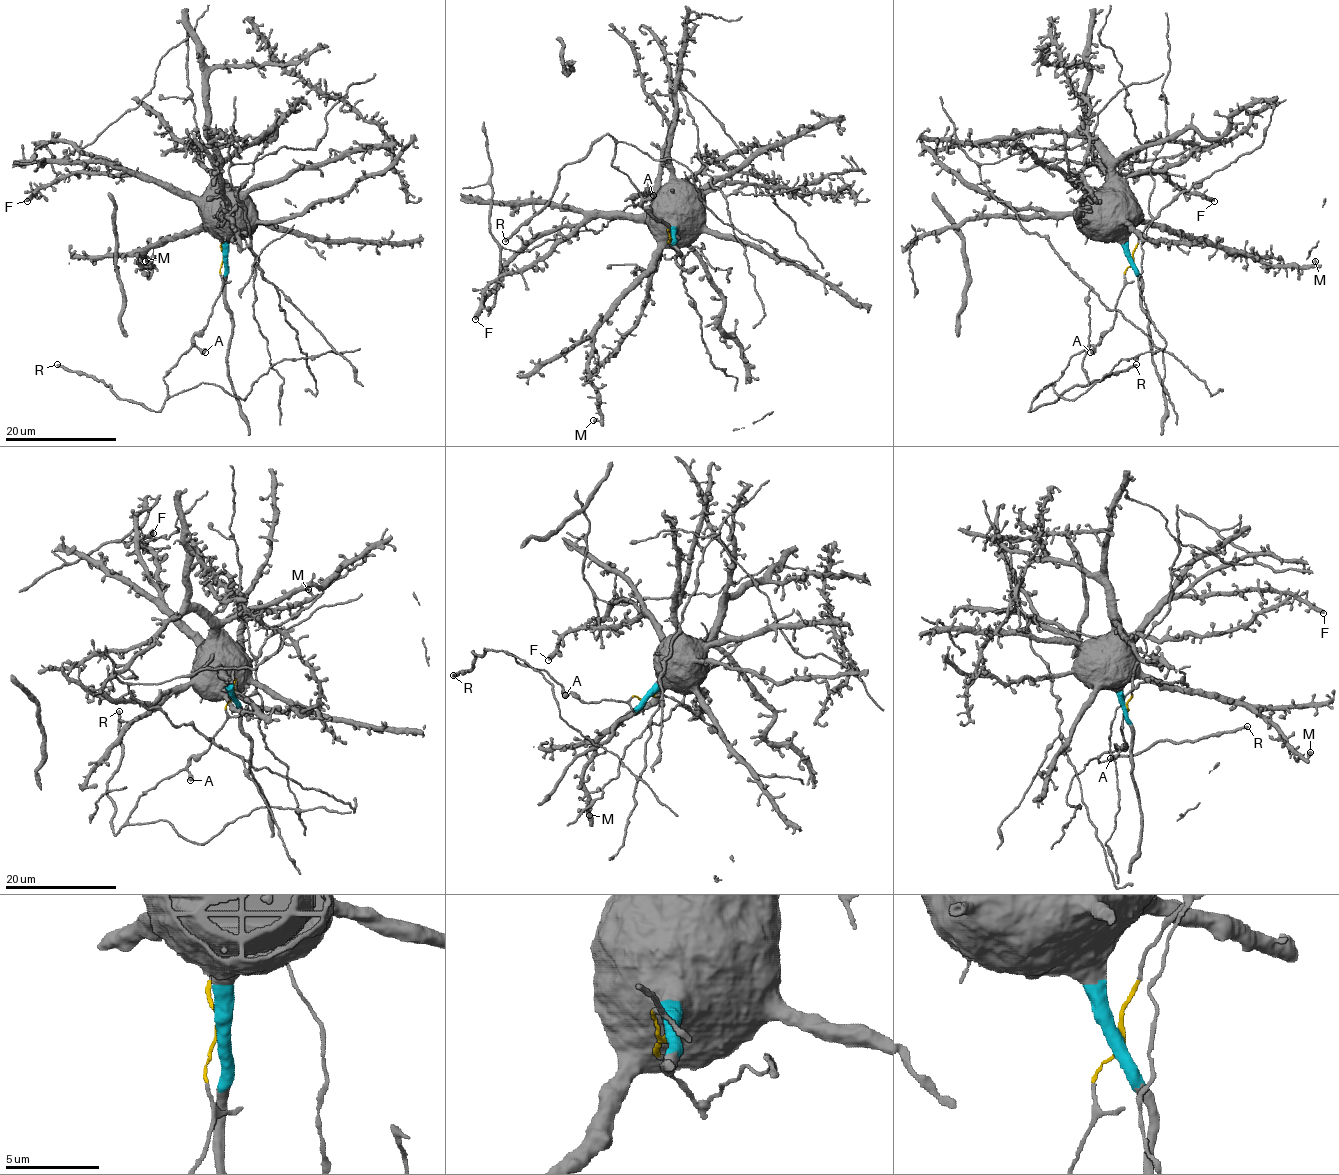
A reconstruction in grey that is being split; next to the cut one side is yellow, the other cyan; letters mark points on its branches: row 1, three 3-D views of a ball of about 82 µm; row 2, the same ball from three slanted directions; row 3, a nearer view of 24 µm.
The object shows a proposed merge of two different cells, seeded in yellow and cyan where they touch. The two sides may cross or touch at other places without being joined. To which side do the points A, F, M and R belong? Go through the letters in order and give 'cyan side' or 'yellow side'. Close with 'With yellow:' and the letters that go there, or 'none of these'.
A: yellow side
F: cyan side
M: cyan side
R: yellow side
With yellow: A, R

